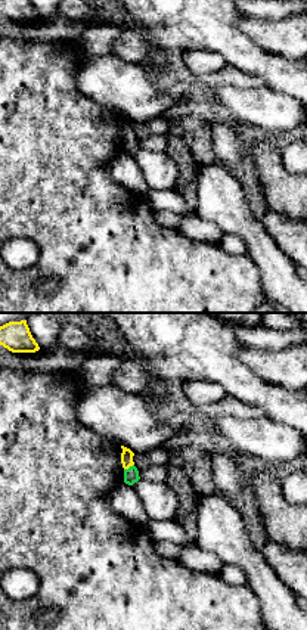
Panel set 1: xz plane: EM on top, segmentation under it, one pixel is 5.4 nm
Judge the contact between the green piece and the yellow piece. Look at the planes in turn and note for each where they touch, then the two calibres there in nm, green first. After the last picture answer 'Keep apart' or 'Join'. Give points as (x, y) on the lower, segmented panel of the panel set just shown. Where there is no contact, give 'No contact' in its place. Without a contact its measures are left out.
Touches green at (130, 466). Thickness 80 nm (green) against 70 nm

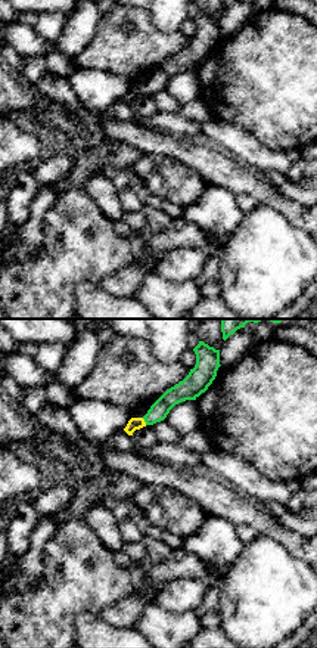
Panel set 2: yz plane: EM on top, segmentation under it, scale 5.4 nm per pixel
Touches green at (145, 421). Thickness 100 nm (green) against 70 nm

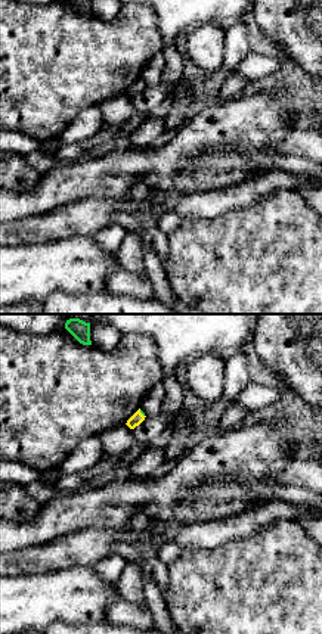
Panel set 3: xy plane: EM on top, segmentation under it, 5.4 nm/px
Touches green at (141, 412). Thickness 20 nm (green) against 70 nm

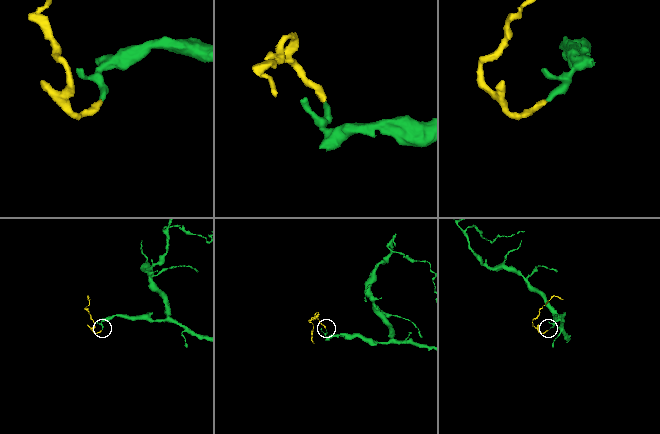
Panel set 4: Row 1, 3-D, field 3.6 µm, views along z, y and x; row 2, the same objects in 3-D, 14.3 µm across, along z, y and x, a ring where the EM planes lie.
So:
Join

